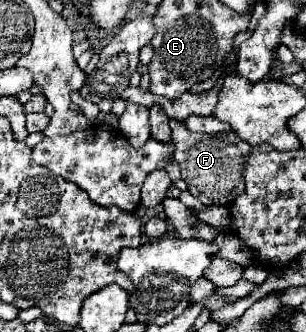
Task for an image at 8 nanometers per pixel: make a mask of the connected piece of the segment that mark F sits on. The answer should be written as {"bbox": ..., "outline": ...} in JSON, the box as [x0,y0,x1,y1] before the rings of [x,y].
{"bbox":[169,120,251,206],"outline":[[[169,120],[169,126],[177,148],[175,160],[181,164],[181,178],[189,184],[189,192],[197,196],[205,206],[229,206],[243,190],[243,170],[251,152],[249,142],[243,142],[233,130],[221,134],[197,134],[189,132],[177,120]]]}

